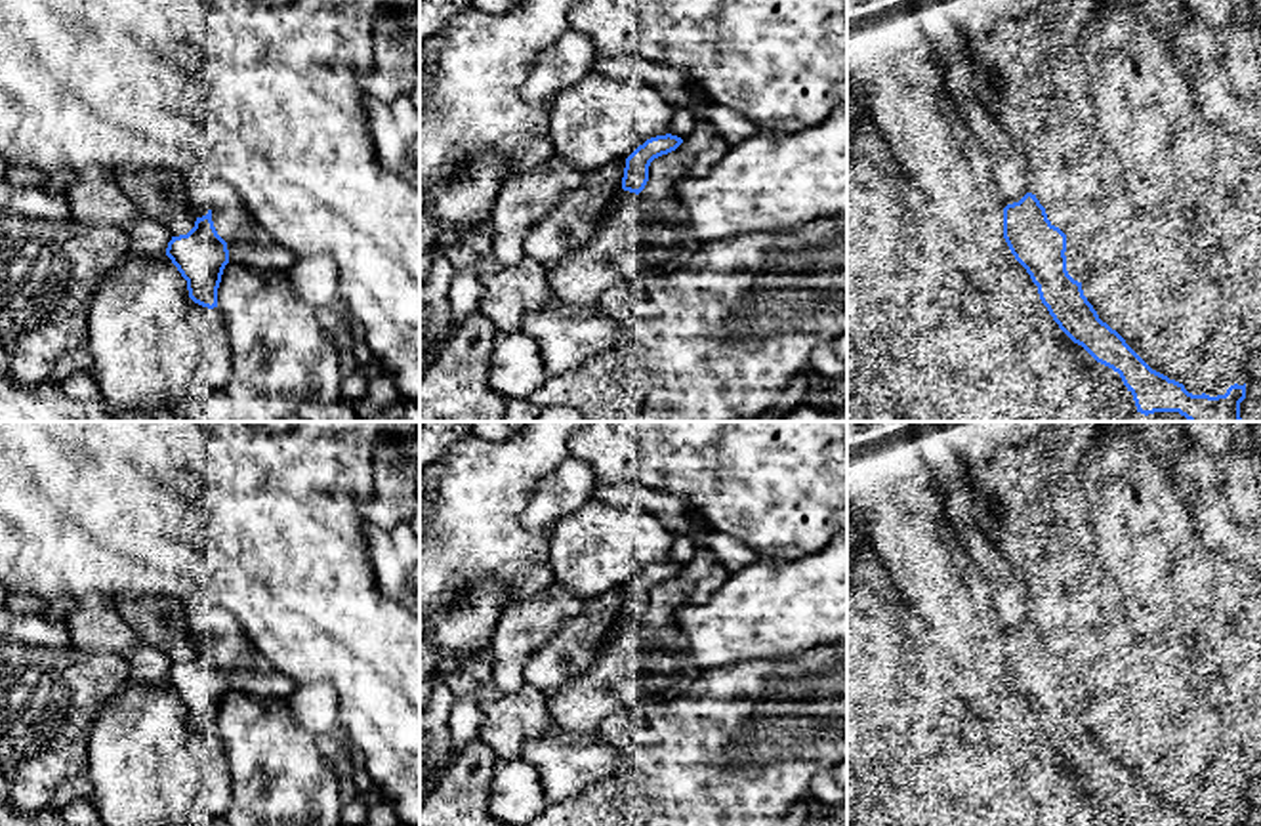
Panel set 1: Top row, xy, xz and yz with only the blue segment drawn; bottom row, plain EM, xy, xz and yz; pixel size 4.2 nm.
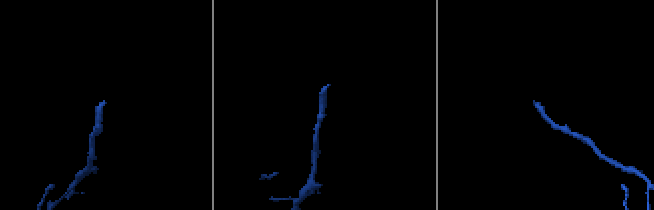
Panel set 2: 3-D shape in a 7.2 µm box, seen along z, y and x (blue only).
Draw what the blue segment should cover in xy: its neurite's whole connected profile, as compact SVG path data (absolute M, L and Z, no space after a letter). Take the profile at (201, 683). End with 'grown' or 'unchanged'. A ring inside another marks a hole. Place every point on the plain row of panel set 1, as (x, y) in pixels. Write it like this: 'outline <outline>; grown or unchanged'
outline M212 637L196 645L187 662L172 664L166 683L187 708L189 725L202 734L217 734L217 715L229 691L229 677L214 654Z; unchanged

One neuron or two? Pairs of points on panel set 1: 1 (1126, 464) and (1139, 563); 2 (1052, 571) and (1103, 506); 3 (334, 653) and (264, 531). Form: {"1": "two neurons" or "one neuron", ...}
{"1": "one neuron", "2": "two neurons", "3": "one neuron"}

